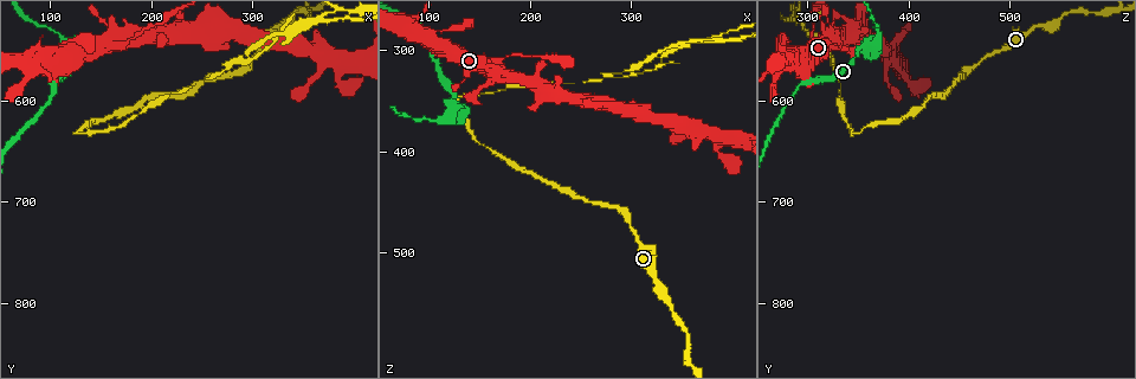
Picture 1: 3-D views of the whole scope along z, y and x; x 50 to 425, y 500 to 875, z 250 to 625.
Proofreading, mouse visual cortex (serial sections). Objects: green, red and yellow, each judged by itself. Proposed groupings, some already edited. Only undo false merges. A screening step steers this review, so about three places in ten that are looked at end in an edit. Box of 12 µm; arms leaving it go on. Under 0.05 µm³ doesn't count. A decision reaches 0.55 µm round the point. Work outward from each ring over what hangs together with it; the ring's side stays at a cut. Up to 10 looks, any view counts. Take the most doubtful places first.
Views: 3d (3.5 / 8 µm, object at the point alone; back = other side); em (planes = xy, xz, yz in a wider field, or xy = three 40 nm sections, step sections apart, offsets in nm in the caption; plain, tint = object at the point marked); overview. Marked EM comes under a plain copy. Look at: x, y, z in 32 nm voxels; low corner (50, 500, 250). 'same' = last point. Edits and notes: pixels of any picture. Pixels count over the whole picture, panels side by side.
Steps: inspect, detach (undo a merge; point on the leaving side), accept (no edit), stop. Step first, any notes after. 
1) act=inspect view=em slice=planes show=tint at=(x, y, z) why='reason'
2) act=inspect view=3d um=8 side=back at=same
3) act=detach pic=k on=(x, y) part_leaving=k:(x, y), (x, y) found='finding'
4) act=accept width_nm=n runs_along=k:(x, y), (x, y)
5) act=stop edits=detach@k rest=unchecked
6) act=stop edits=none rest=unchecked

act=inspect view=3d um=3.5 at=(124, 544, 352) why='thin neck'

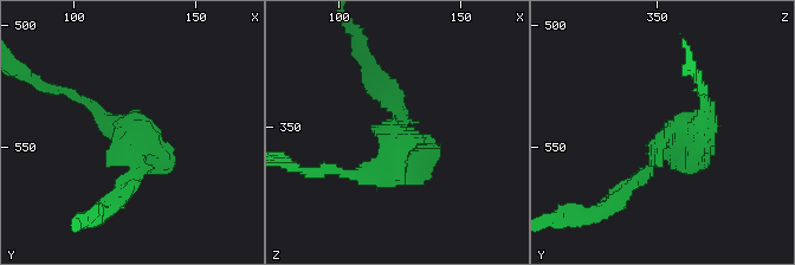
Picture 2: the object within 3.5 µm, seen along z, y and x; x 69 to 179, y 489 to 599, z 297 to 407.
act=inspect view=em slice=xy step=3 show=tint at=(125, 547, 354) why='shape alone is not enough'

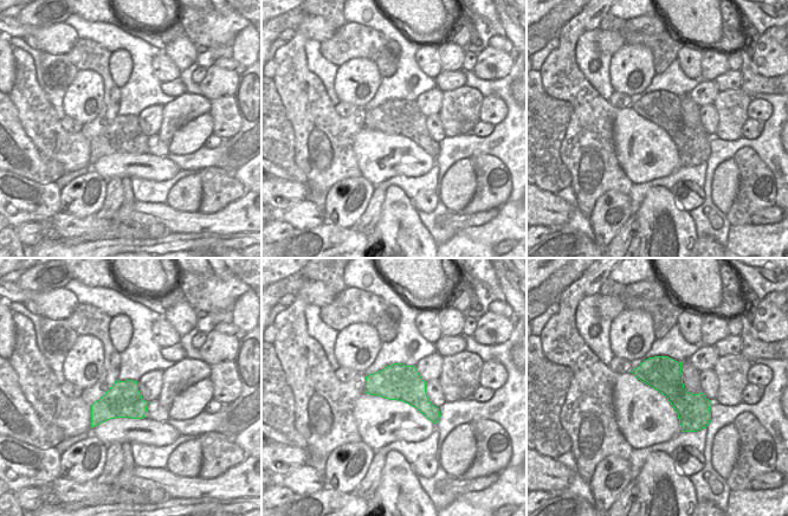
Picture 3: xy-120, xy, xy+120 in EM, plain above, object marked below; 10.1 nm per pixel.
act=detach pic=2 on=(404, 141) part_leaving=2:(394, 123), (394, 165), (354, 174) found='two cells meet here'

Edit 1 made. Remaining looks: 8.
act=inspect view=overview

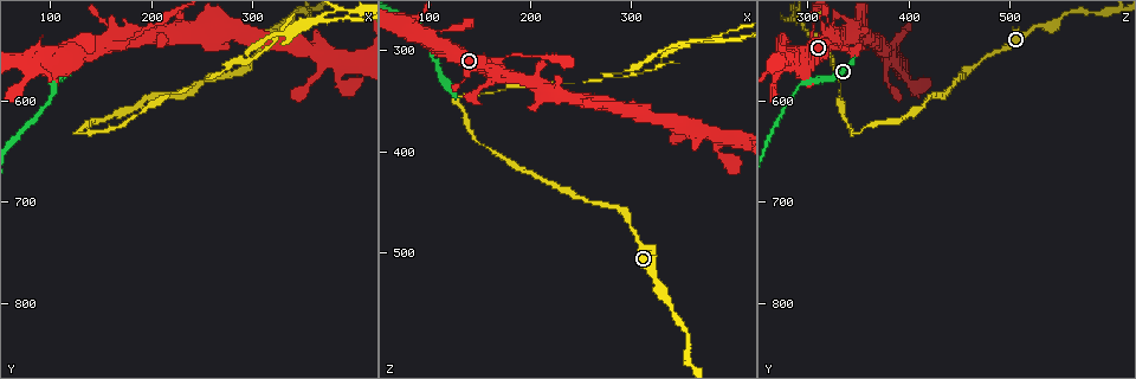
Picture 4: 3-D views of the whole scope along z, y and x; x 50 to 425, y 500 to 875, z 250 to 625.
act=inspect view=em slice=planes show=tint at=(182, 538, 304) why='sudden change in width'

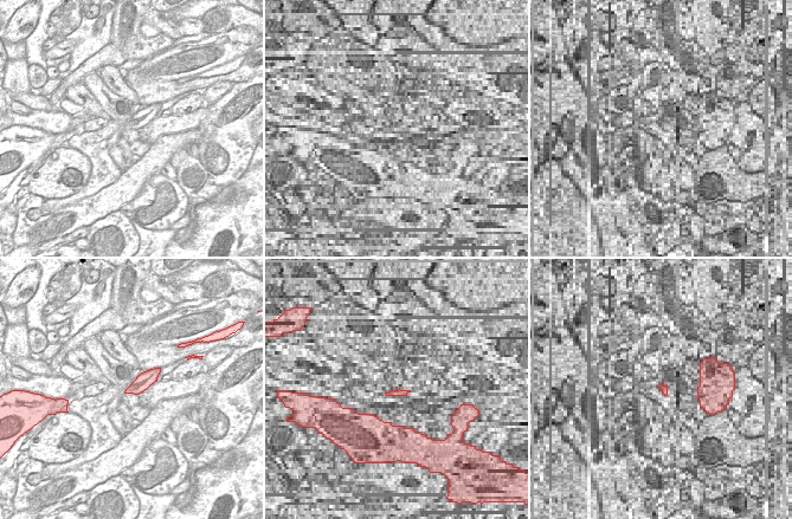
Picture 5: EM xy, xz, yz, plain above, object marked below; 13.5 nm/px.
act=inspect view=3d um=3.5 side=back at=same

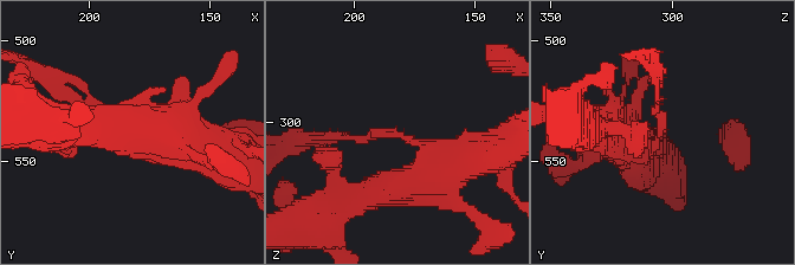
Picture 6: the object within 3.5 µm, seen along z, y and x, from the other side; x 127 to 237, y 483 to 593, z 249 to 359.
act=detach pic=6 on=(663, 115) part_leaving=6:(658, 136), (655, 75) found='two cells meet here'

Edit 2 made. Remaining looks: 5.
act=inspect view=3d um=8 at=(130, 634, 346) why='abrupt turn'

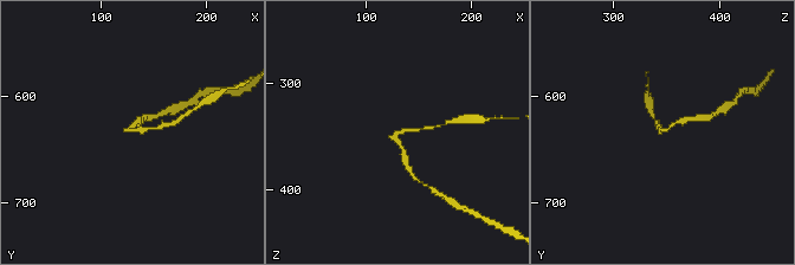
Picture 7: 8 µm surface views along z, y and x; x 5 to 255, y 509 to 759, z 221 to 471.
act=inspect view=3d um=3.5 at=(132, 634, 346) why='zoom in'

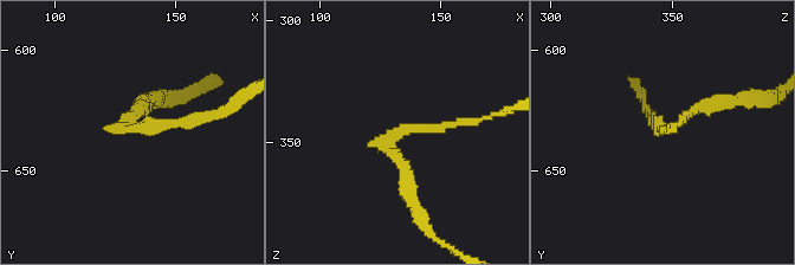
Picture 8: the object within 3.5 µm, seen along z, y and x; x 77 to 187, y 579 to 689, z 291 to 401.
act=inspect view=em slice=xy step=3 show=tint at=(131, 634, 346) why='now the EM'

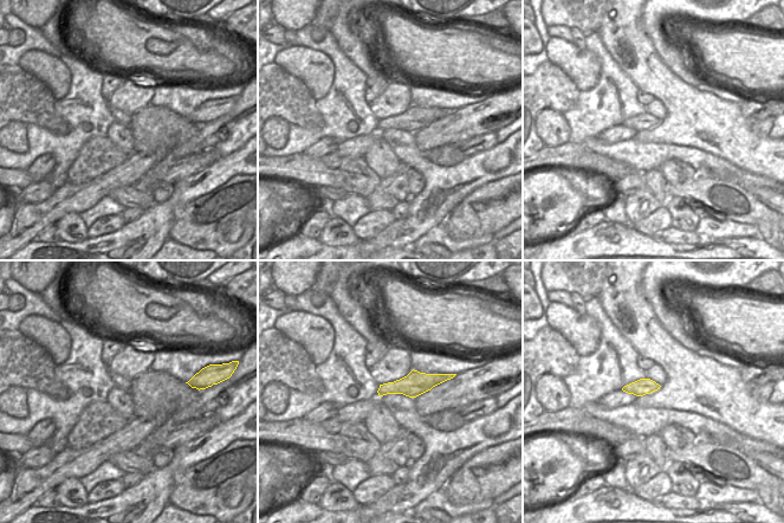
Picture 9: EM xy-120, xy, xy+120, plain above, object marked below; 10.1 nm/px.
act=detach pic=8 on=(165, 123) arm_widths_nm=100,200 part_leaving=8:(124, 125), (168, 125), (230, 108) found='a second cell is stuck on'

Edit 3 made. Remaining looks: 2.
act=inspect view=3d um=3.5 at=(104, 550, 290) why='sharp bend'

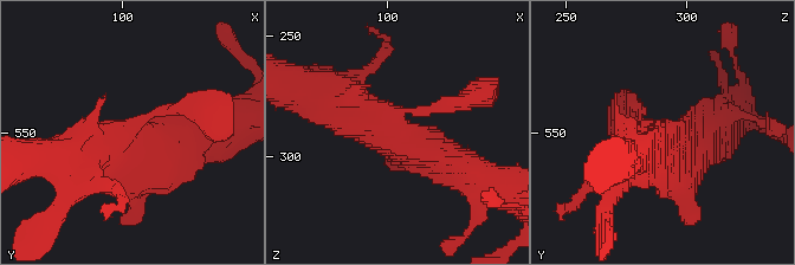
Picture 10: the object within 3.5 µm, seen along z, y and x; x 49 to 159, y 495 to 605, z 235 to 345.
act=inspect view=em slice=xy step=1 show=tint at=(104, 552, 290)

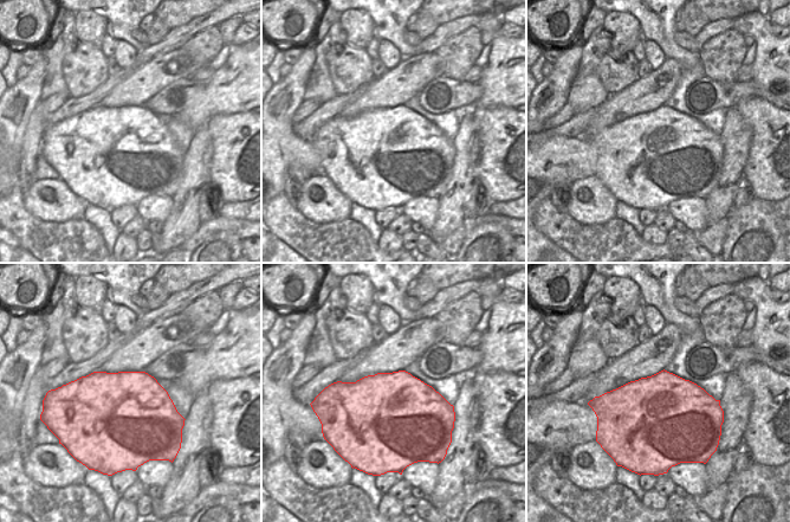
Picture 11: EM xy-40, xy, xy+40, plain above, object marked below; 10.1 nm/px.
act=accept runs_along=10:(483, 182), (327, 95) found='all the same cell'

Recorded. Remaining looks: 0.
act=stop edits=detach@2,detach@6,detach@8 rest=unchecked

